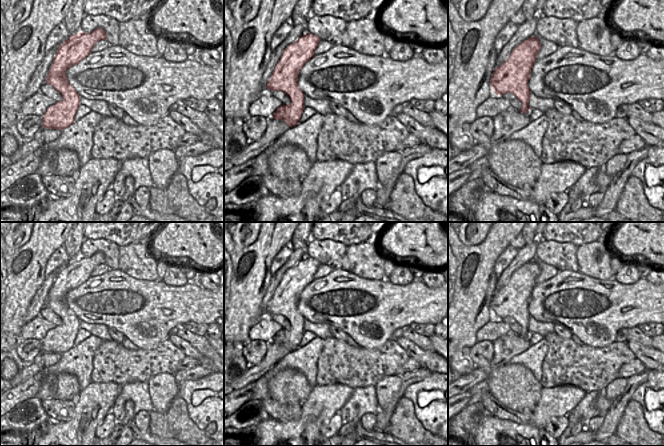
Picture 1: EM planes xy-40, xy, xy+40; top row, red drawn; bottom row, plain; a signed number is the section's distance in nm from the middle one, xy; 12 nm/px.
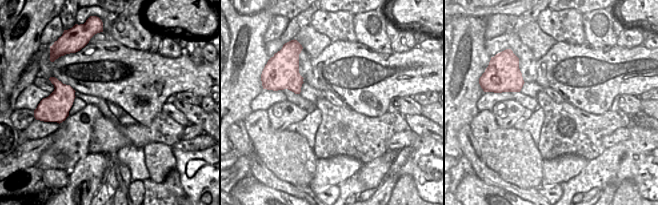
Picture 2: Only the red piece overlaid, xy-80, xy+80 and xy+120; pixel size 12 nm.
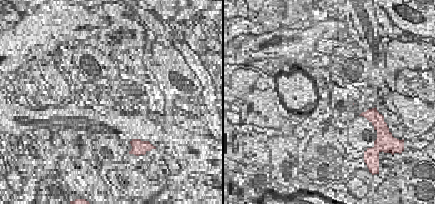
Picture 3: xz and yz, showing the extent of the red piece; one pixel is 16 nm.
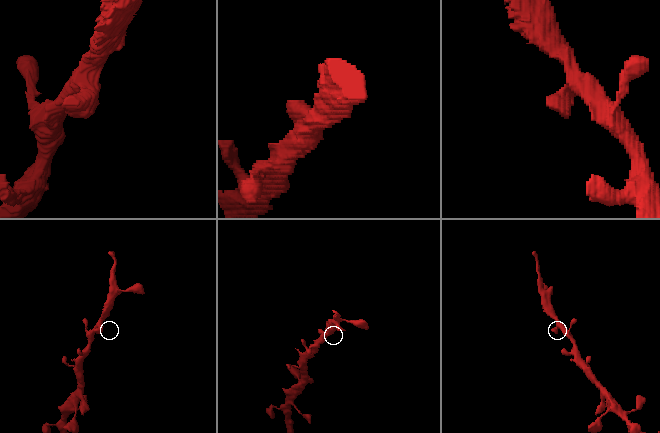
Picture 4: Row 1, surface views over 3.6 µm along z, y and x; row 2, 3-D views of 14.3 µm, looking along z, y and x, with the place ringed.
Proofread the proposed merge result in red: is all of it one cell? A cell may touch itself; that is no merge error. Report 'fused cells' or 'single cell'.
single cell

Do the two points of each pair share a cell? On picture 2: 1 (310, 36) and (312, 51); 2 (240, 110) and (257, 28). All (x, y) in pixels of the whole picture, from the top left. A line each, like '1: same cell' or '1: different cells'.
1: same cell
2: same cell

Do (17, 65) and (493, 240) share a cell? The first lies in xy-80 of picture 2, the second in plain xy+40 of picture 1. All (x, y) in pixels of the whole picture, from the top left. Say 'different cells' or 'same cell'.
same cell

